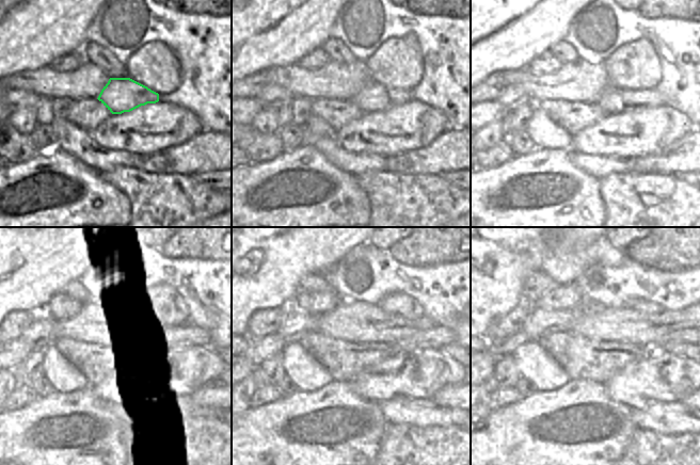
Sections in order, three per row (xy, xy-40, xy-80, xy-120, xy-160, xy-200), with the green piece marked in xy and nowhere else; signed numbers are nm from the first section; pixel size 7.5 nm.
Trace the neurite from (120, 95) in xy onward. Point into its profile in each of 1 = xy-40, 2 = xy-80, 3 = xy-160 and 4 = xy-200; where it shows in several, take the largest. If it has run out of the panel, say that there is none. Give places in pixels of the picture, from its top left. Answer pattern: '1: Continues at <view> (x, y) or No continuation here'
1: Continues at xy-40 (374, 97)
2: Continues at xy-80 (614, 100)
3: Continues at xy-160 (436, 337)
4: Continues at xy-200 (687, 336)

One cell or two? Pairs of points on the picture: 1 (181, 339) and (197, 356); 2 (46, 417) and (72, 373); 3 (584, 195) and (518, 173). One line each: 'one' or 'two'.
1: two
2: two
3: one

